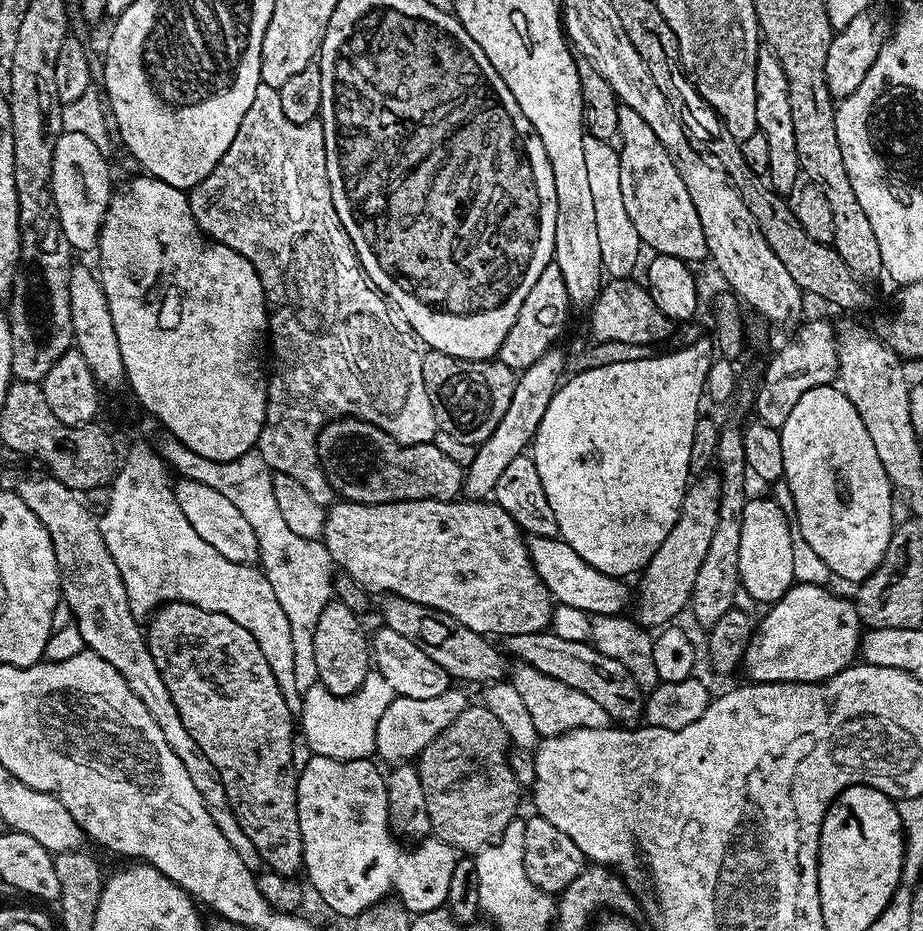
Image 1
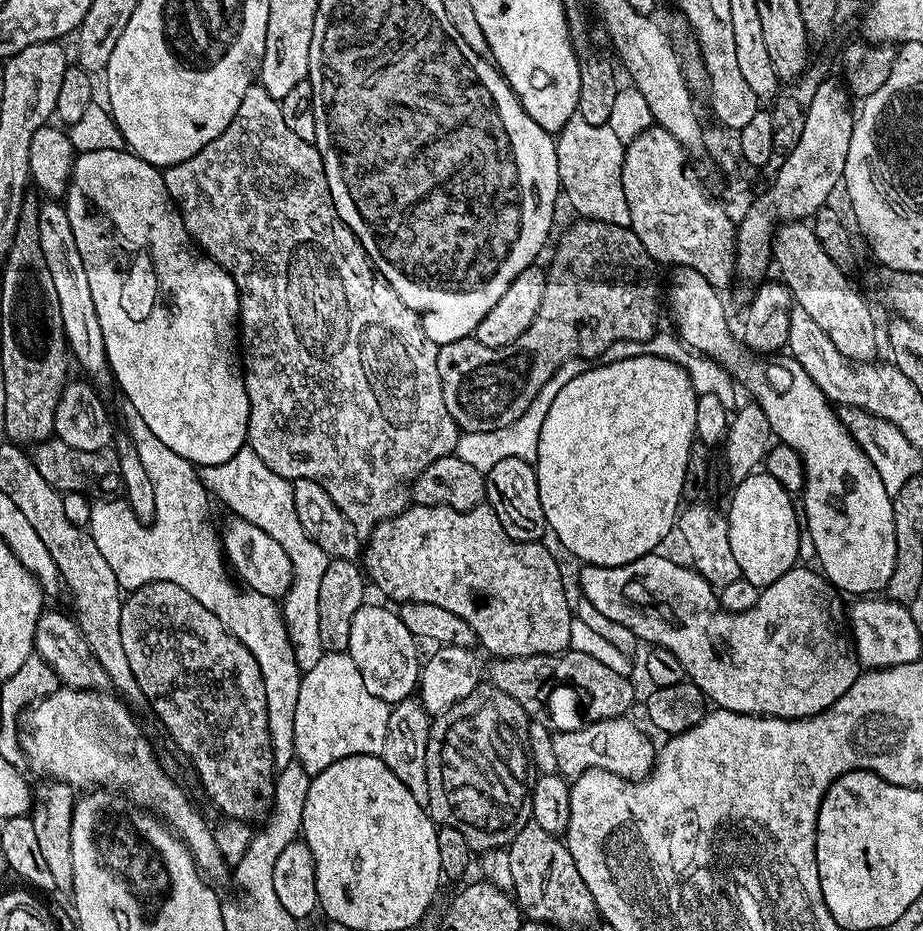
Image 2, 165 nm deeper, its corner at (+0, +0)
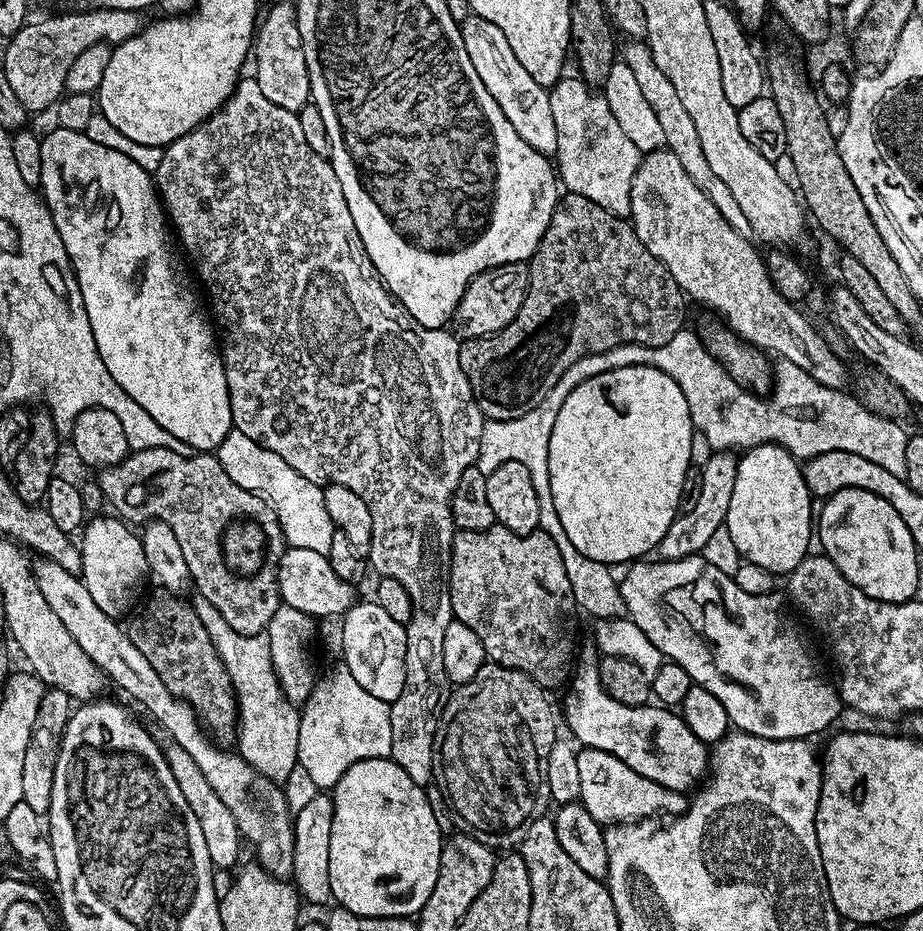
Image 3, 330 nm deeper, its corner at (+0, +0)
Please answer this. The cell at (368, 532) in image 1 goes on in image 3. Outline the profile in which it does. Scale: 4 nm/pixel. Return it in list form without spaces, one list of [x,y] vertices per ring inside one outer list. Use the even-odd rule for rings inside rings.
[[[493,526],[484,532],[460,530],[452,538],[450,591],[454,619],[470,626],[470,630],[478,634],[485,657],[491,663],[518,670],[545,690],[569,683],[574,672],[574,657],[578,652],[578,609],[570,590],[570,578],[566,578],[564,558],[554,538],[543,530],[519,536],[505,528]]]

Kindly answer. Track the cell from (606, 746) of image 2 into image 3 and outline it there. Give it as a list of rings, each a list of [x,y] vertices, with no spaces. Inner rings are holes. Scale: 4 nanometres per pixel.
[[[581,747],[576,753],[576,758],[578,760],[578,786],[580,787],[579,803],[584,805],[585,810],[601,826],[611,826],[615,823],[627,824],[645,818],[656,818],[659,812],[680,814],[690,803],[689,797],[685,793],[675,792],[666,786],[658,786],[658,782],[650,782],[650,778],[642,778],[642,774],[630,770],[630,766],[626,766],[626,762],[614,758],[614,754],[606,754],[606,750]]]

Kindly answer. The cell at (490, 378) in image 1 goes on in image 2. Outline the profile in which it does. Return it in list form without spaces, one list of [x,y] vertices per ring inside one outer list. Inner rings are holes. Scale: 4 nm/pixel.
[[[576,218],[573,221],[573,224],[561,234],[560,241],[556,244],[556,253],[552,256],[552,265],[547,265],[546,268],[546,283],[542,290],[542,306],[525,332],[518,334],[518,338],[514,338],[514,342],[510,342],[501,348],[482,346],[482,342],[478,342],[472,336],[462,338],[458,342],[441,344],[437,347],[438,378],[442,382],[442,398],[446,402],[446,410],[450,410],[450,418],[454,418],[454,422],[459,426],[461,432],[502,430],[502,426],[510,426],[510,422],[518,419],[530,406],[530,402],[534,402],[534,398],[538,398],[538,390],[542,390],[542,386],[546,386],[546,382],[550,382],[550,378],[554,378],[554,374],[558,370],[558,366],[562,366],[562,362],[573,358],[592,362],[603,357],[604,352],[610,350],[610,346],[614,346],[614,342],[619,340],[648,340],[656,335],[658,331],[656,323],[660,320],[660,308],[662,312],[662,284],[661,281],[660,284],[656,281],[657,261],[652,259],[652,255],[646,250],[646,246],[642,246],[638,234],[634,234],[631,226],[623,228],[610,222],[583,218]]]

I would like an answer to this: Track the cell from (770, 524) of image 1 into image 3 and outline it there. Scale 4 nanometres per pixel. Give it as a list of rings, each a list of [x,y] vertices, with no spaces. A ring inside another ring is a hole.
[[[759,444],[756,448],[747,449],[738,459],[738,478],[734,478],[734,495],[730,498],[730,510],[724,519],[726,533],[732,539],[732,544],[736,547],[736,552],[747,563],[754,566],[762,566],[762,570],[770,570],[773,574],[787,574],[793,572],[801,562],[808,557],[811,544],[814,544],[814,497],[810,489],[807,488],[806,478],[801,461],[789,454],[780,444]]]

